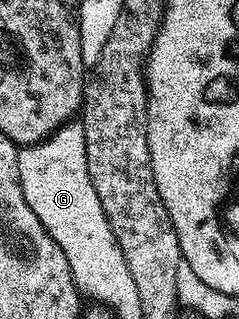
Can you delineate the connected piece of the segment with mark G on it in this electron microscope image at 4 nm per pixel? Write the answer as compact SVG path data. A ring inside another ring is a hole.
M83 123L62 125L40 143L21 147L16 157L26 203L66 256L76 287L85 297L97 296L100 302L112 300L112 248L116 239L102 210L102 202L98 202L94 182L90 182Z

